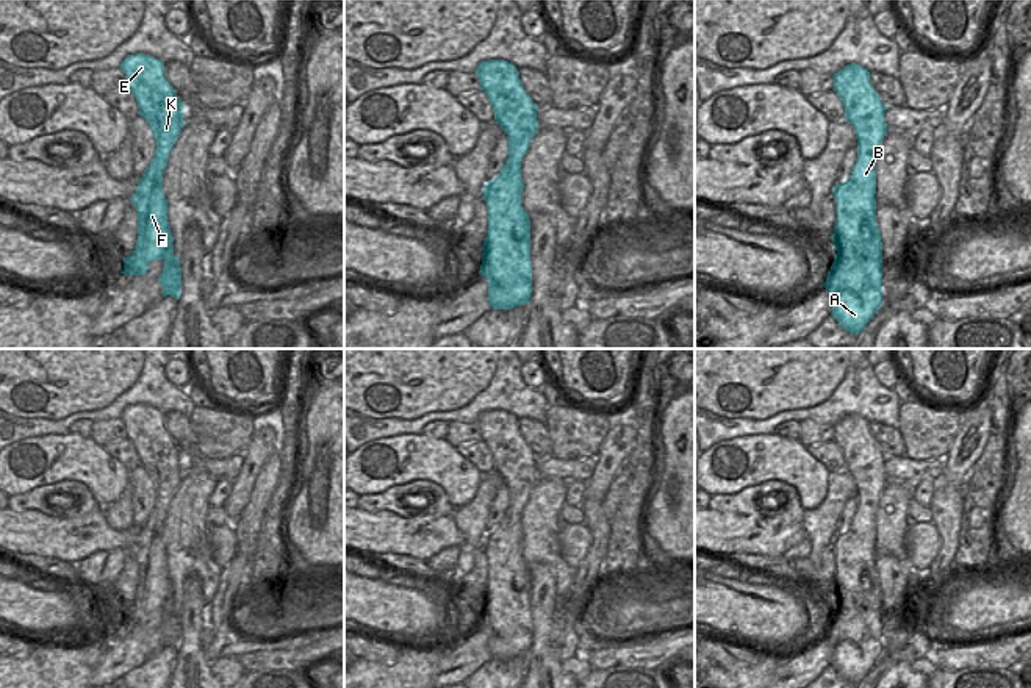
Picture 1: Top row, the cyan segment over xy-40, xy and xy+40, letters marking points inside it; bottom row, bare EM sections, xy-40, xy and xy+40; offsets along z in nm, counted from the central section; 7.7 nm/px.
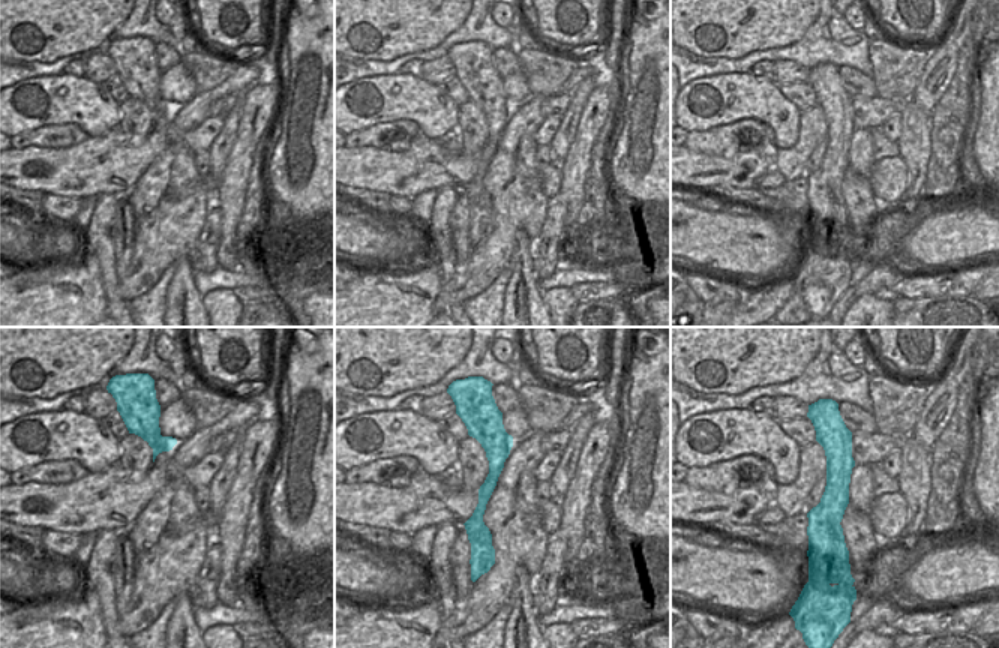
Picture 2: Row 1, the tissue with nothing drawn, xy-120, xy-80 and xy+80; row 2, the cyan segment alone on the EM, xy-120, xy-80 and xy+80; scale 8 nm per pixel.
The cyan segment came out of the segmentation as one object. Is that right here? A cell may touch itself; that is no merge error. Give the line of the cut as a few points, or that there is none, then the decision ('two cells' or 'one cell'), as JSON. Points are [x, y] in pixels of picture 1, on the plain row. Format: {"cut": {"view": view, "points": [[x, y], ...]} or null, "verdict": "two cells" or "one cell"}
{"cut": null, "verdict": "one cell"}

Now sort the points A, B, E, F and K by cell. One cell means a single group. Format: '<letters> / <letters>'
A B E F K

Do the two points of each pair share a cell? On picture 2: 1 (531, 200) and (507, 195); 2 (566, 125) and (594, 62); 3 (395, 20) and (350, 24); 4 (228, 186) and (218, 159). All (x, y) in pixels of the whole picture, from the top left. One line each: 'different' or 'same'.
1: same
2: same
3: same
4: different

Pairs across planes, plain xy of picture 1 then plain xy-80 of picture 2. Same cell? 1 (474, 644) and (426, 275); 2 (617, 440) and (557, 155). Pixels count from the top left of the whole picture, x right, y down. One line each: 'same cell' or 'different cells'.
1: different cells
2: same cell

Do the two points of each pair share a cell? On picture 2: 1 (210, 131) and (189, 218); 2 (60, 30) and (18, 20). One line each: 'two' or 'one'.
1: two
2: one

